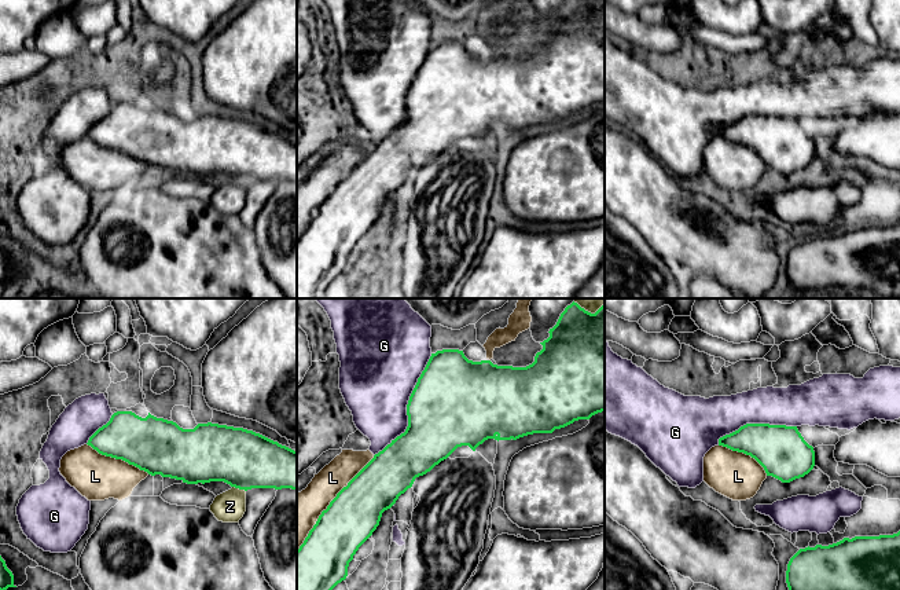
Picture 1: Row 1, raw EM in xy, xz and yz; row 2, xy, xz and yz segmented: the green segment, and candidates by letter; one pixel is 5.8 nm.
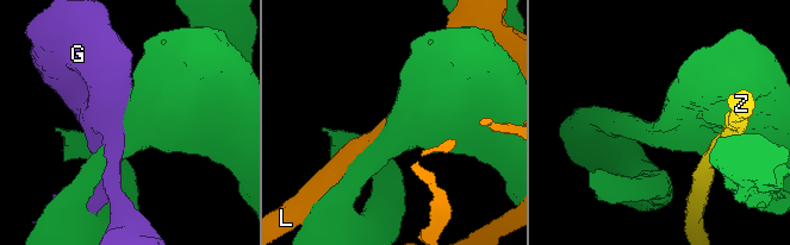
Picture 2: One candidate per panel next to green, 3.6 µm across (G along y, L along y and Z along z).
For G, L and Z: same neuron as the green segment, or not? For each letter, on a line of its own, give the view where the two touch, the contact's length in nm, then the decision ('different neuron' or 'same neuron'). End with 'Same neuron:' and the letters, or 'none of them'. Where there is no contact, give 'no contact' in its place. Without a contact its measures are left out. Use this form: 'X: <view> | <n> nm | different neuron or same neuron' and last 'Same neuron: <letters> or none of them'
G: xz | 700 nm | same neuron
L: xz | 700 nm | different neuron
Z: xy | 90 nm | different neuron
Same neuron: G

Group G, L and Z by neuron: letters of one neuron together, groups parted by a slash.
G / L / Z

